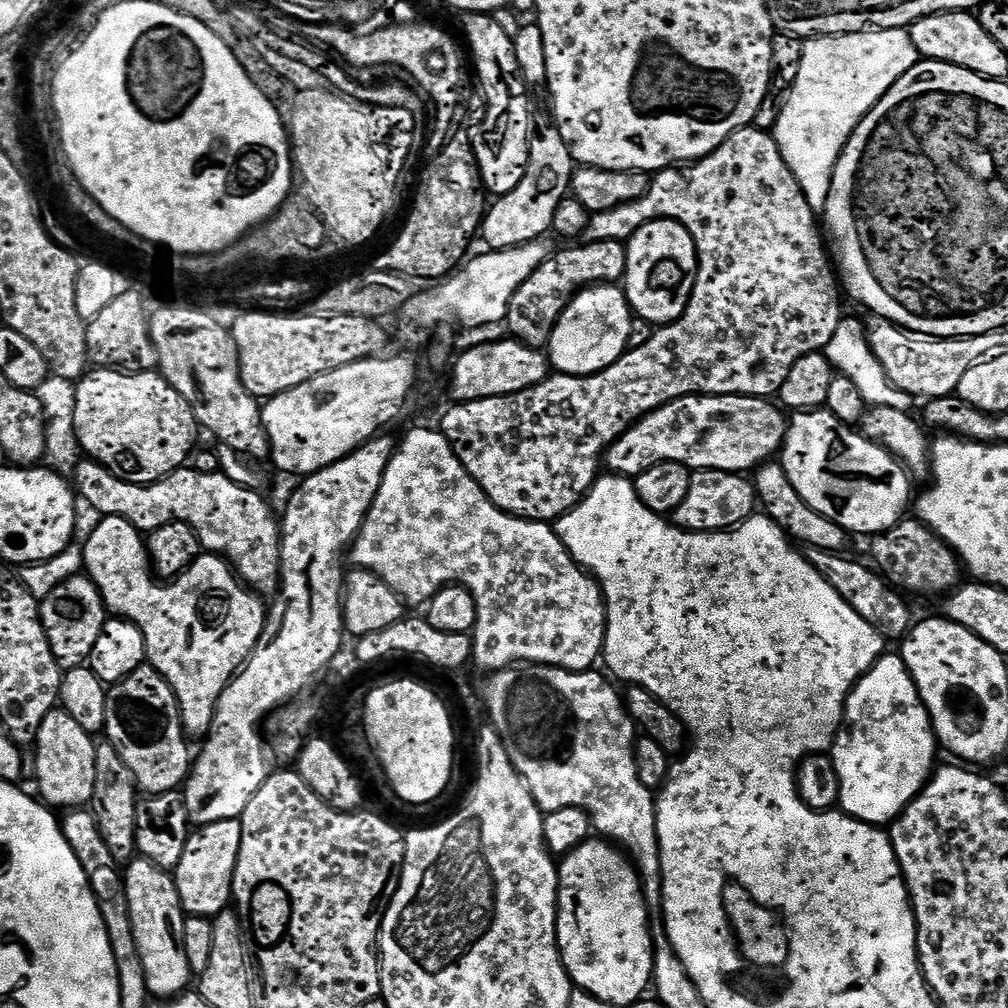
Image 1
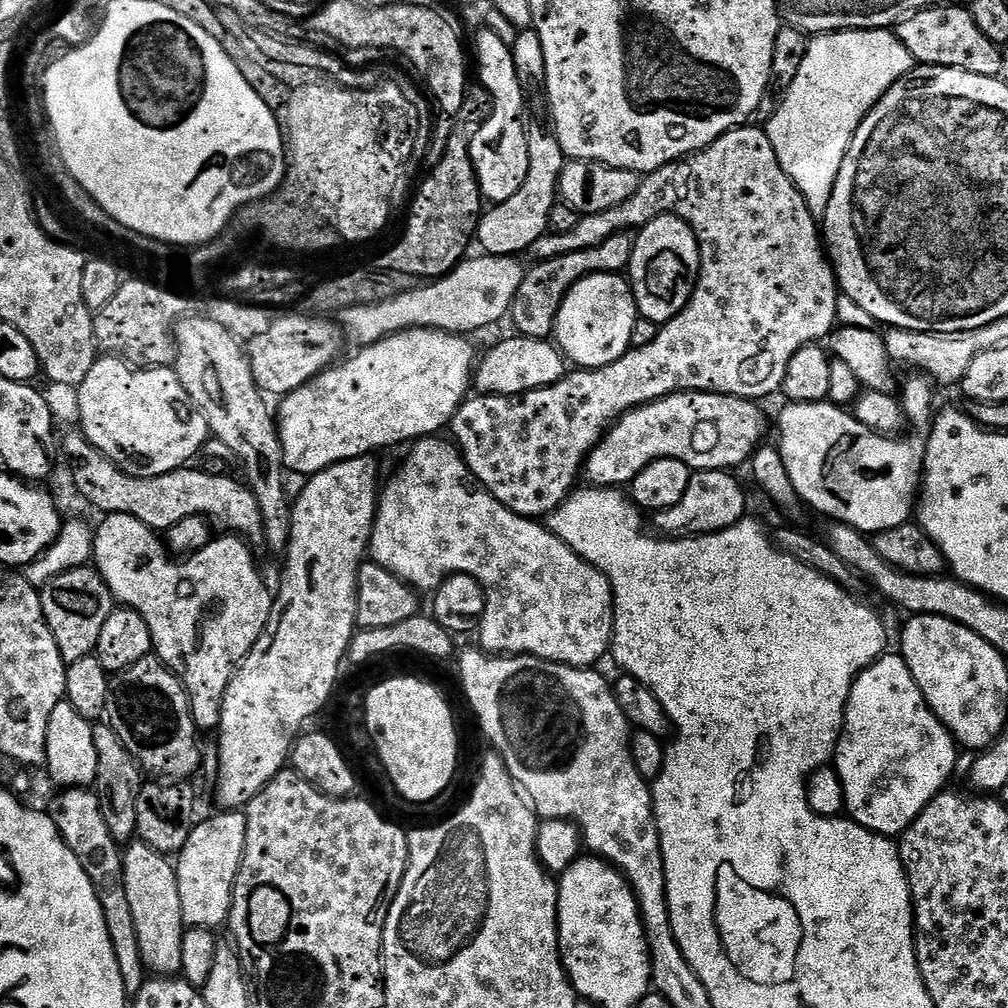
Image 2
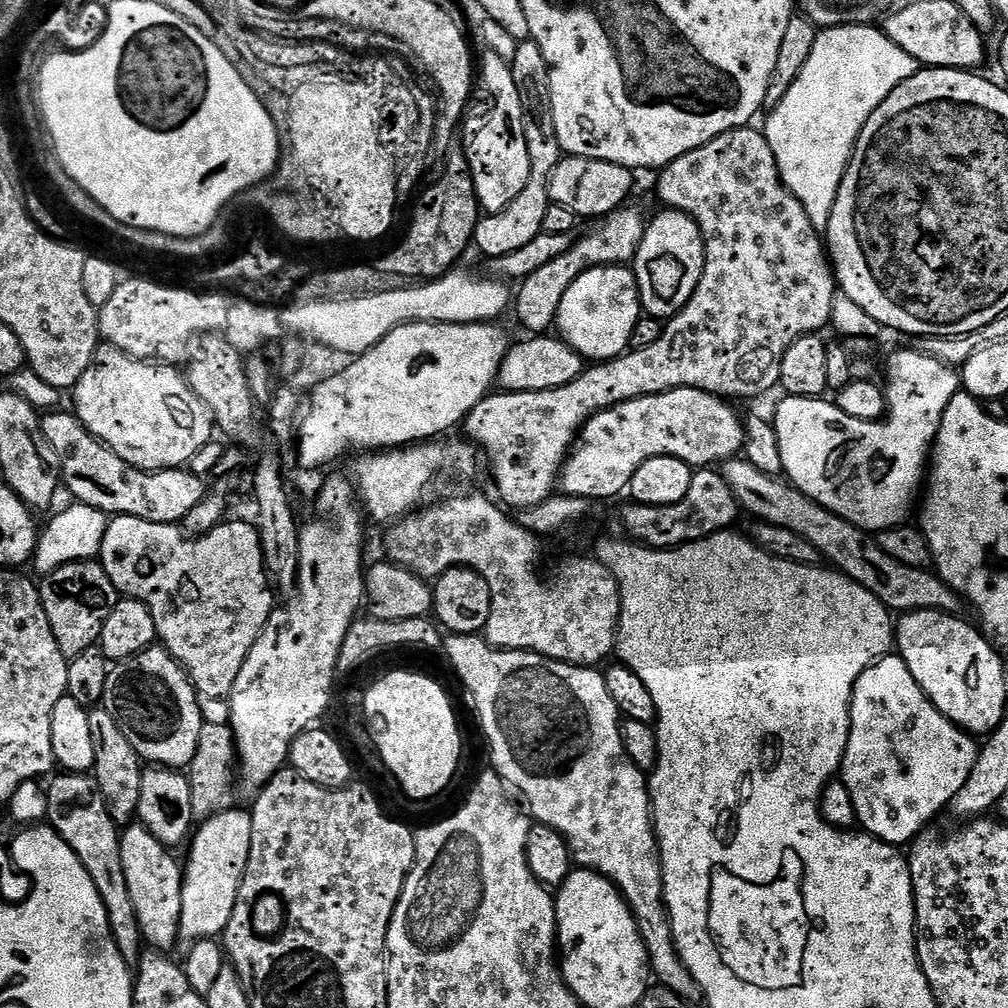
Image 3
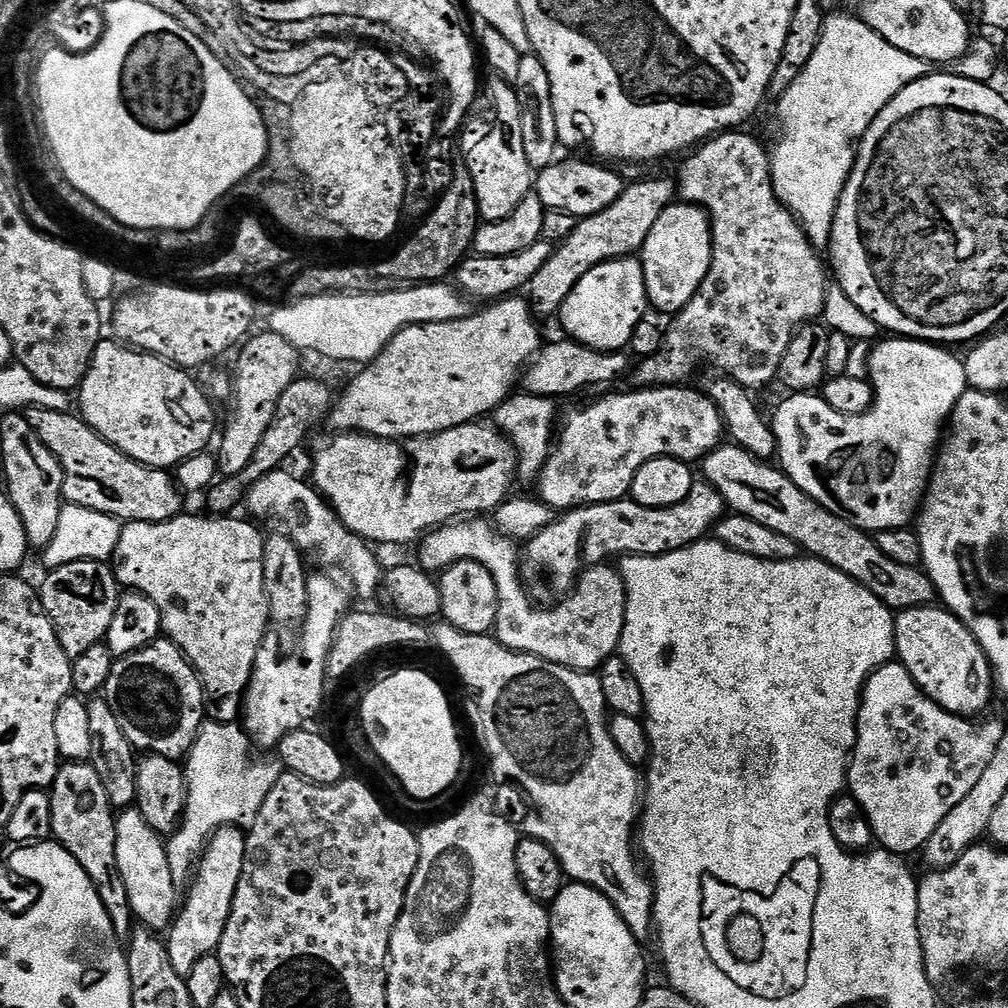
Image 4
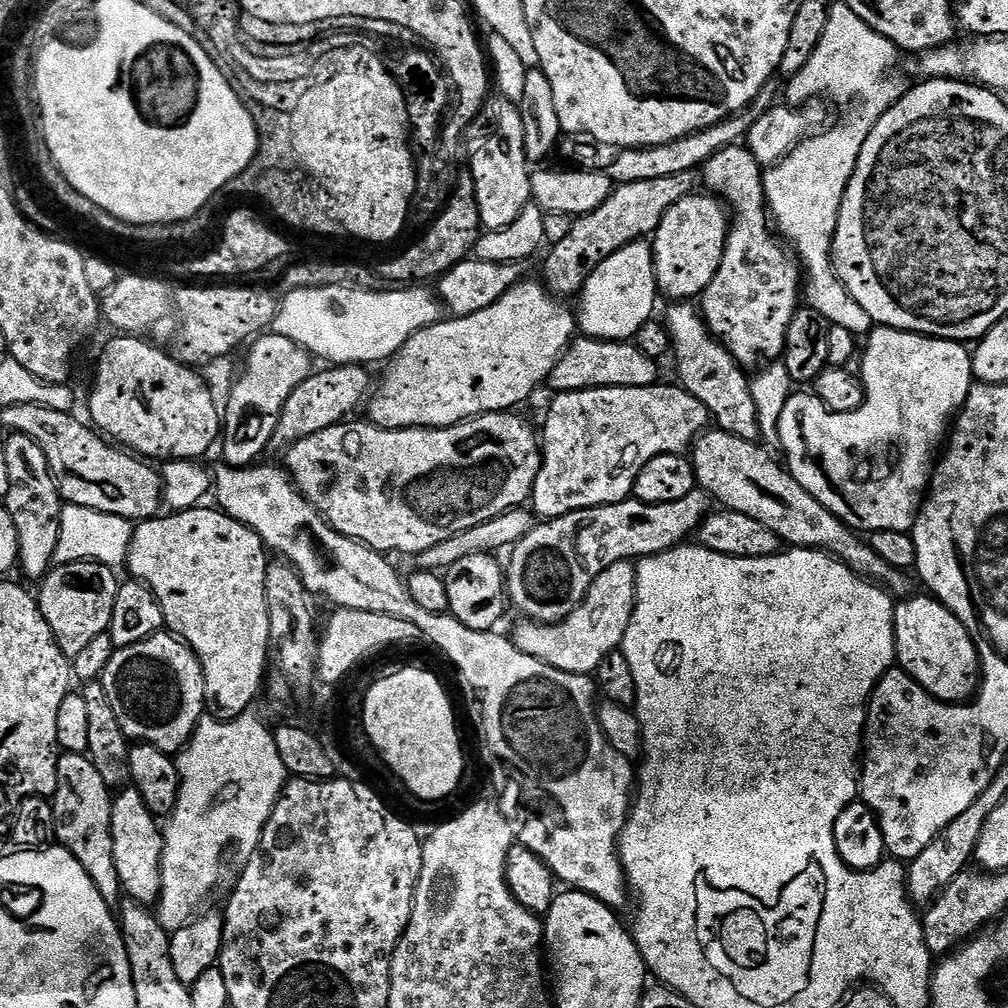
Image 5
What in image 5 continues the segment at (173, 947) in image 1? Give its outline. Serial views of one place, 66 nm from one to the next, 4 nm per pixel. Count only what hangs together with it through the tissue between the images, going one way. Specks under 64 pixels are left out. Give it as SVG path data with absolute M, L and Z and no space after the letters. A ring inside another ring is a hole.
M128 786L115 793L112 802L112 837L114 838L114 866L118 866L118 878L124 887L124 896L152 906L159 901L162 890L162 854L164 853L164 833L157 817L146 806L142 794Z

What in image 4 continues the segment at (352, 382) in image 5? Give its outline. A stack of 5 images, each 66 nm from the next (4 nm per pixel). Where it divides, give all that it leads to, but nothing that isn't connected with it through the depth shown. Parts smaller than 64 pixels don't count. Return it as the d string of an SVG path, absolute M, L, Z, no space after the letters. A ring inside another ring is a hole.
M297 378L286 386L282 398L278 398L278 410L270 413L267 421L262 442L258 442L258 450L254 450L254 458L250 458L250 463L242 469L242 474L237 476L225 476L217 479L215 483L207 489L208 496L207 511L212 514L232 514L235 508L245 503L248 492L266 474L277 471L300 447L304 444L304 439L315 430L321 423L328 419L328 413L332 411L334 403L334 392L331 392L320 380L304 380Z

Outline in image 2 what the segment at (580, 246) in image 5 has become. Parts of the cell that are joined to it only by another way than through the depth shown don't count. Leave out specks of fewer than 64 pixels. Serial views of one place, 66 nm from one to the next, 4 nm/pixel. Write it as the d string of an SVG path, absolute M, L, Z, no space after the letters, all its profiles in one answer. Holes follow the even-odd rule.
M621 234L614 238L606 238L602 246L594 246L590 250L578 250L574 254L566 254L558 258L541 260L533 263L522 278L522 286L518 286L518 294L514 294L514 302L510 309L510 321L521 336L549 339L556 330L556 315L568 292L587 276L595 276L597 272L620 274L627 269L632 260L632 246L634 240L631 235Z

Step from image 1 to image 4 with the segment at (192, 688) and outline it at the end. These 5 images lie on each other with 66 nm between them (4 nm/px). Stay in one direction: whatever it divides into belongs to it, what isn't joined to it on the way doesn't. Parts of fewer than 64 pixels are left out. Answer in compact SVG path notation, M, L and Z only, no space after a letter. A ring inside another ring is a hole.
M228 514L184 515L173 515L171 520L157 524L137 520L125 523L110 563L119 584L146 594L146 598L158 606L163 635L175 642L200 676L207 719L235 724L242 712L244 691L252 677L258 650L270 632L268 600L263 584L266 536L251 524L251 519L232 520L236 518Z

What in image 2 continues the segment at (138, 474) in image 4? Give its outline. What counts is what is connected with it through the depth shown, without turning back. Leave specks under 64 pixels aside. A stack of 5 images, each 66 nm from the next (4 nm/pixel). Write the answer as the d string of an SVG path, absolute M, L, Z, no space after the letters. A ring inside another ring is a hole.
M73 430L64 440L64 452L72 459L72 480L76 483L76 488L93 504L96 508L101 508L101 513L130 514L138 518L148 528L164 530L173 523L174 518L181 516L204 516L213 529L224 534L235 534L241 538L263 537L263 520L259 512L258 502L255 494L251 491L247 483L232 480L231 475L212 476L206 470L200 472L196 466L185 466L170 474L162 474L154 478L138 478L122 471L117 464L110 462L102 455L89 440L84 437L84 433Z

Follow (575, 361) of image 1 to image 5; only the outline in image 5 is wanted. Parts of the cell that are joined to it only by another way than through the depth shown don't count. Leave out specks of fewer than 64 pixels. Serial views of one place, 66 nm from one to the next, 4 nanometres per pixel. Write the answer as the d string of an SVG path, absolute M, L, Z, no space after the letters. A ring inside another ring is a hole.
M647 239L635 240L603 260L580 289L579 331L593 340L631 341L646 321L653 319L656 296L658 289L652 245Z

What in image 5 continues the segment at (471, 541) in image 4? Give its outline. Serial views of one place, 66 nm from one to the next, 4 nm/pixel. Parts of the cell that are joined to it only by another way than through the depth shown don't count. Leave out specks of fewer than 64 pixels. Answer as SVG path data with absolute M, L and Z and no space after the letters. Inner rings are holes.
M630 560L614 562L590 586L586 598L561 624L538 624L534 620L521 619L520 625L510 632L510 639L518 650L554 666L558 670L566 670L570 674L586 676L595 673L597 666L606 658L606 654L617 651L624 643L624 635L630 626L630 618L636 605L636 564Z

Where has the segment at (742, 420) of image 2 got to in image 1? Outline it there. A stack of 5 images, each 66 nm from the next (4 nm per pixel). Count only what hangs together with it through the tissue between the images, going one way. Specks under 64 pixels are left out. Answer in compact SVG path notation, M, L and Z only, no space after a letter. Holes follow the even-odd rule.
M683 396L627 428L618 439L608 447L606 468L617 476L635 478L641 476L650 466L674 462L684 464L690 470L713 468L715 472L747 473L761 464L771 461L772 456L781 451L784 437L788 435L789 421L785 413L771 399L763 396Z

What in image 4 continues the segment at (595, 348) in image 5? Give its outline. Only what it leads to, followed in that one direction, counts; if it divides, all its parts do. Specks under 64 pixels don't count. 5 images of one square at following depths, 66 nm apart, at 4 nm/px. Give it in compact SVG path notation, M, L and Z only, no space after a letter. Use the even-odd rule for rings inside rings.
M563 338L557 344L541 347L538 355L527 365L522 384L534 396L572 396L583 388L596 388L599 384L612 384L619 376L627 377L630 372L630 356L627 351L599 352L571 338Z

